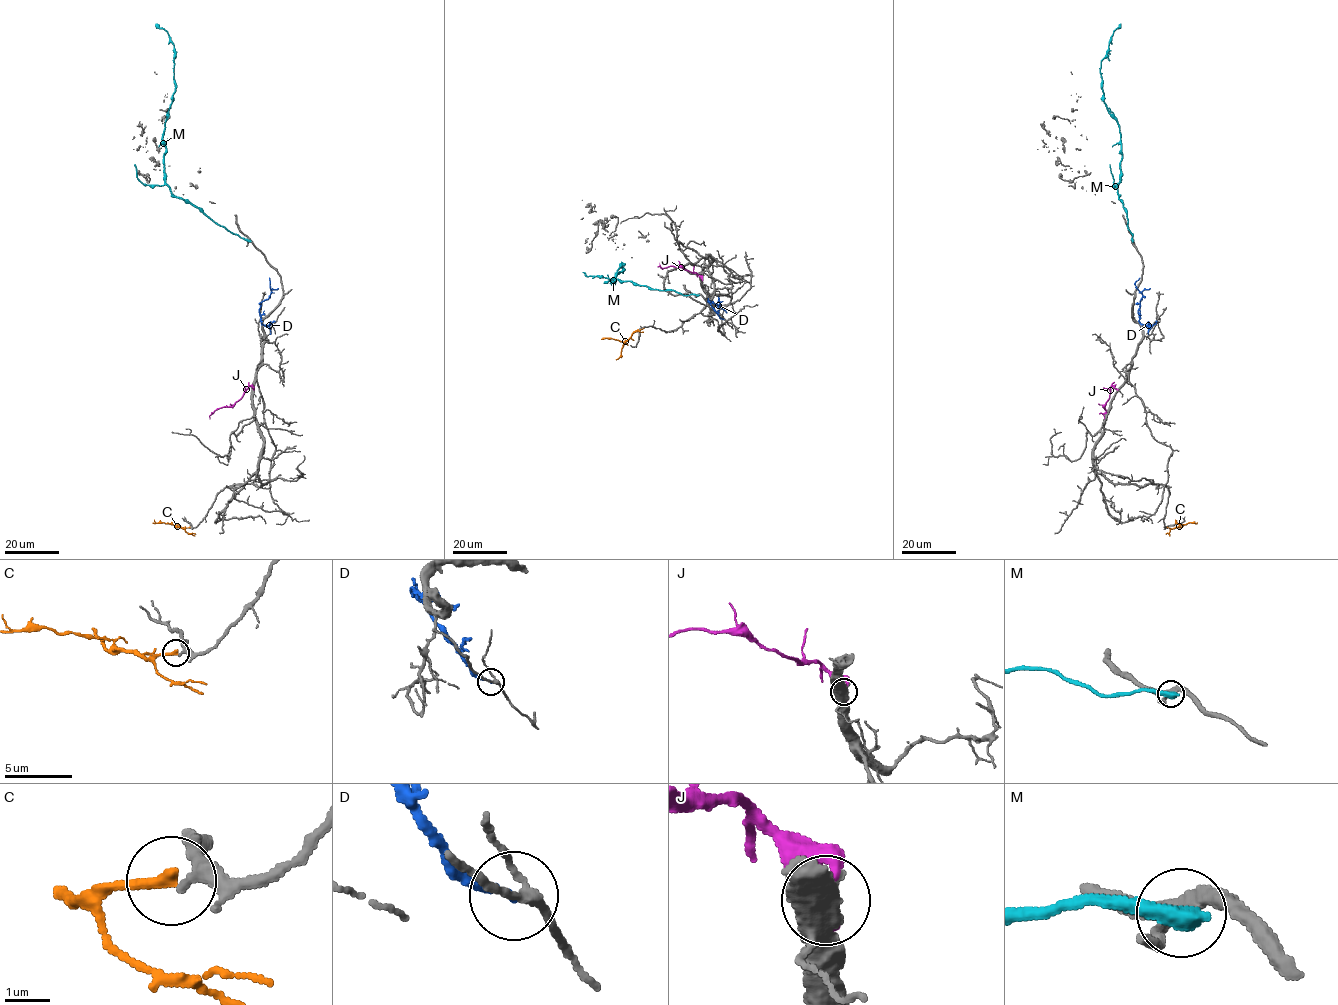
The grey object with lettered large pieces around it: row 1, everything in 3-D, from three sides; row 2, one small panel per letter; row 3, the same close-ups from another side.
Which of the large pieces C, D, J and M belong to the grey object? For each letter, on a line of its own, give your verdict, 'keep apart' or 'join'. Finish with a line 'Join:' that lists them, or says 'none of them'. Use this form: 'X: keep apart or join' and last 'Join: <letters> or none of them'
C: keep apart
D: keep apart
J: keep apart
M: keep apart
Join: none of them

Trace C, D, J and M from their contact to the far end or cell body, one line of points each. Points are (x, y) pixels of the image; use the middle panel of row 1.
C: (637, 330), (624, 342), (603, 338)
D: (723, 319), (707, 301), (718, 304), (718, 298), (717, 302)
J: (702, 278), (680, 267), (658, 267)
M: (698, 295), (650, 289), (616, 279), (612, 284), (616, 272), (624, 265), (622, 263), (623, 270), (603, 283)

